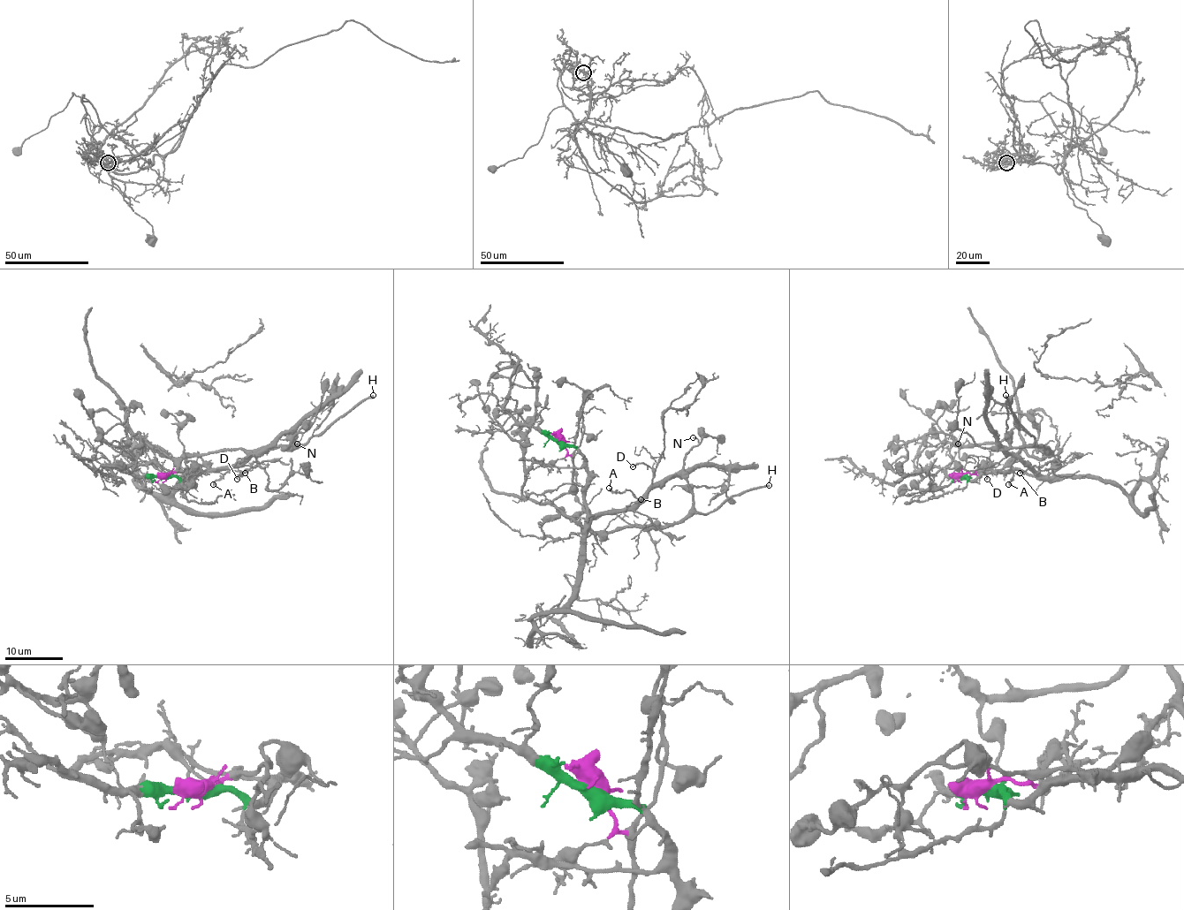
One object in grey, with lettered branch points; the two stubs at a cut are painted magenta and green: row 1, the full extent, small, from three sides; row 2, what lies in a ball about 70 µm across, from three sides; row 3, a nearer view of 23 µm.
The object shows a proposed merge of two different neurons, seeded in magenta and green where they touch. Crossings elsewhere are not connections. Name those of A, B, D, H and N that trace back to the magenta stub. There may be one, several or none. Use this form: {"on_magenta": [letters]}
{"on_magenta": ["H", "N"]}

